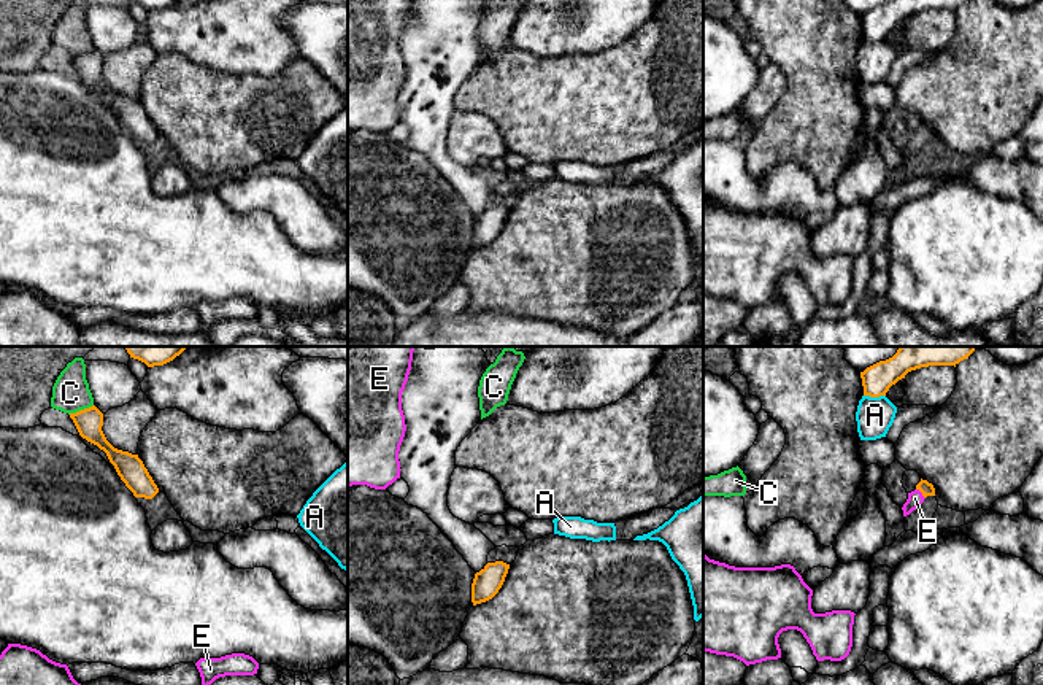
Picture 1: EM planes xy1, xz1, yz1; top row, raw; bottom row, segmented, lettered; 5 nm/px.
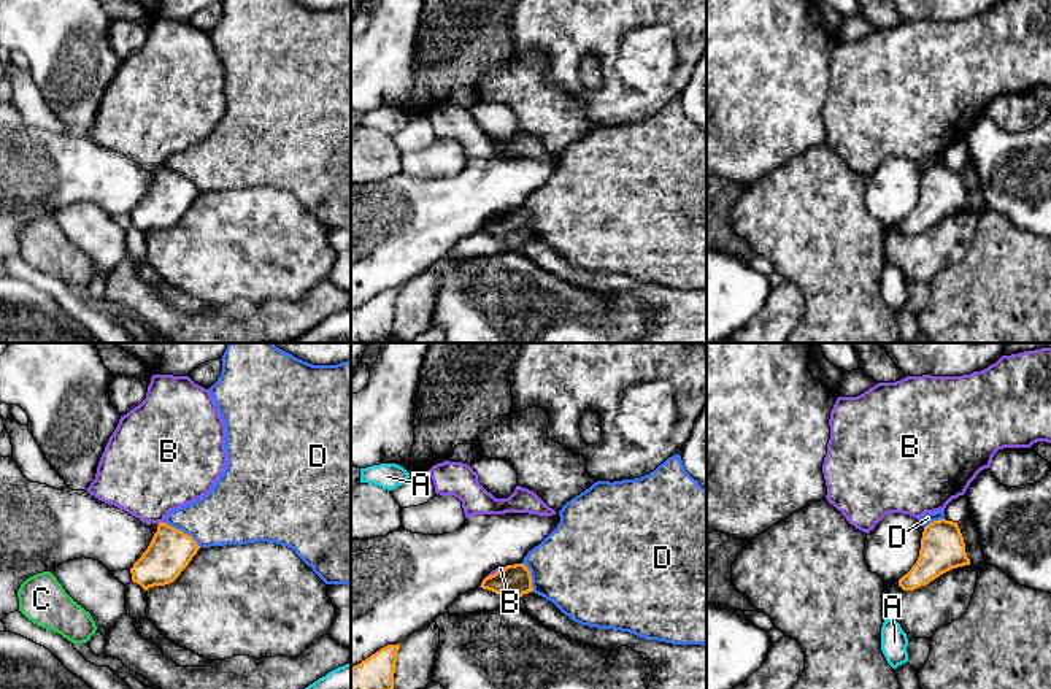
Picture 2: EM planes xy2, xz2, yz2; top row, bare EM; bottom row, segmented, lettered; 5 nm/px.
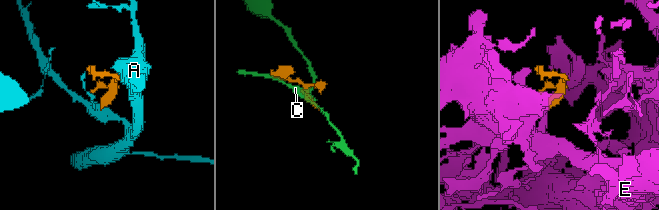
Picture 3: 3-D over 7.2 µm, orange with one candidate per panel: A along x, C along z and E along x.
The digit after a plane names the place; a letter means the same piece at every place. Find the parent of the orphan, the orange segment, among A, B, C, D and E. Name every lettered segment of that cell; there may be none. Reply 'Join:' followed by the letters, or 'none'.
Join: E

